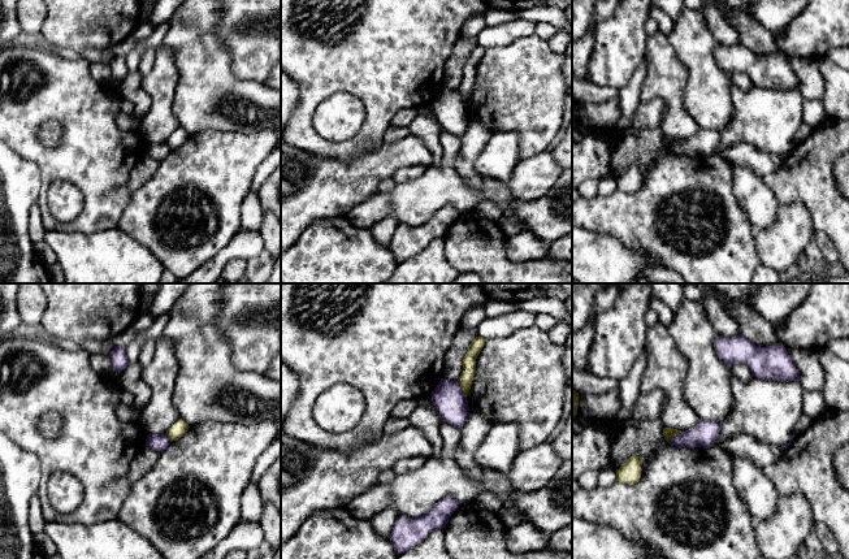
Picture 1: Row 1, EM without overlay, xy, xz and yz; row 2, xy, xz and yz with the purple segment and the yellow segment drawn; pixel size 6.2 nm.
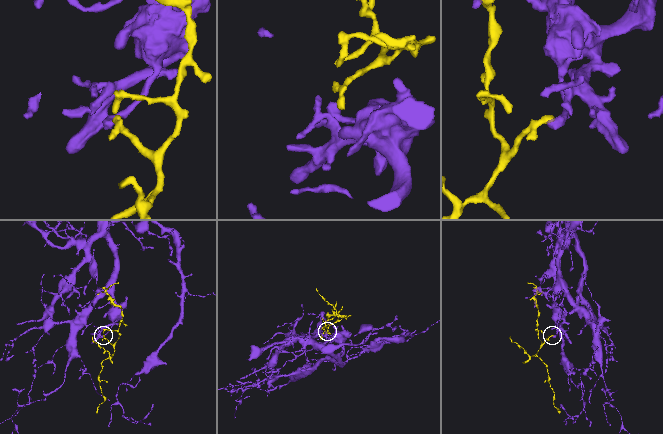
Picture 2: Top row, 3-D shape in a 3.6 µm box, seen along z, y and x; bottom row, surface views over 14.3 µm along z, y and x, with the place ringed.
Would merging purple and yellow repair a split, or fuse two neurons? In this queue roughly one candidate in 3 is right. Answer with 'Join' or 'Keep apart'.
Keep apart

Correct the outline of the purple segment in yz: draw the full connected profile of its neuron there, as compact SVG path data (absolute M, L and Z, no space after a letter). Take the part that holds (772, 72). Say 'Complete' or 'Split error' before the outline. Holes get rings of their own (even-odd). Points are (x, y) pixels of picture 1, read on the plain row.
Complete. M742 43L735 46L719 44L715 48L718 65L728 74L745 73L754 86L768 90L798 90L792 66L780 52L761 56L751 52Z

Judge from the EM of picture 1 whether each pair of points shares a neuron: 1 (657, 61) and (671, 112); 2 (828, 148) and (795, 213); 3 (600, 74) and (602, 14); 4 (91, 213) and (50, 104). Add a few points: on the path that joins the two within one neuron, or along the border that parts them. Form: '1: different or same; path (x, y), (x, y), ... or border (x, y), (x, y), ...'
1: same; path (666, 74), (671, 99)
2: different; border (780, 203), (801, 203), (808, 211), (814, 230)
3: different; border (614, 13), (597, 25), (593, 48)
4: same; path (92, 186), (92, 147), (77, 130)

